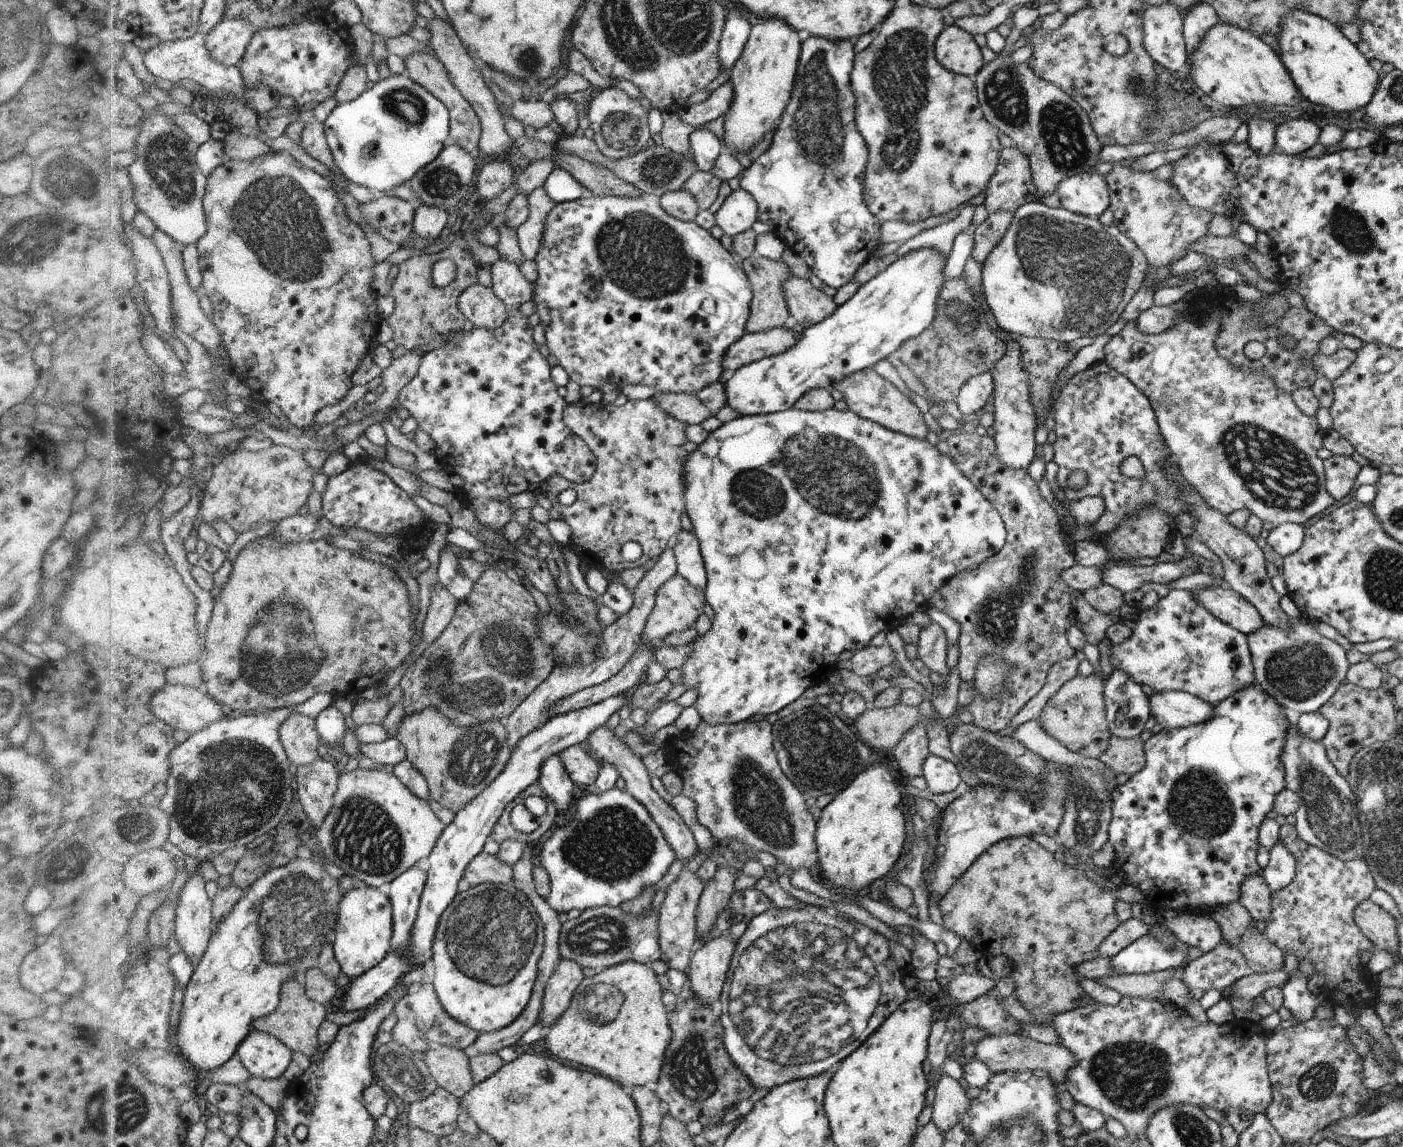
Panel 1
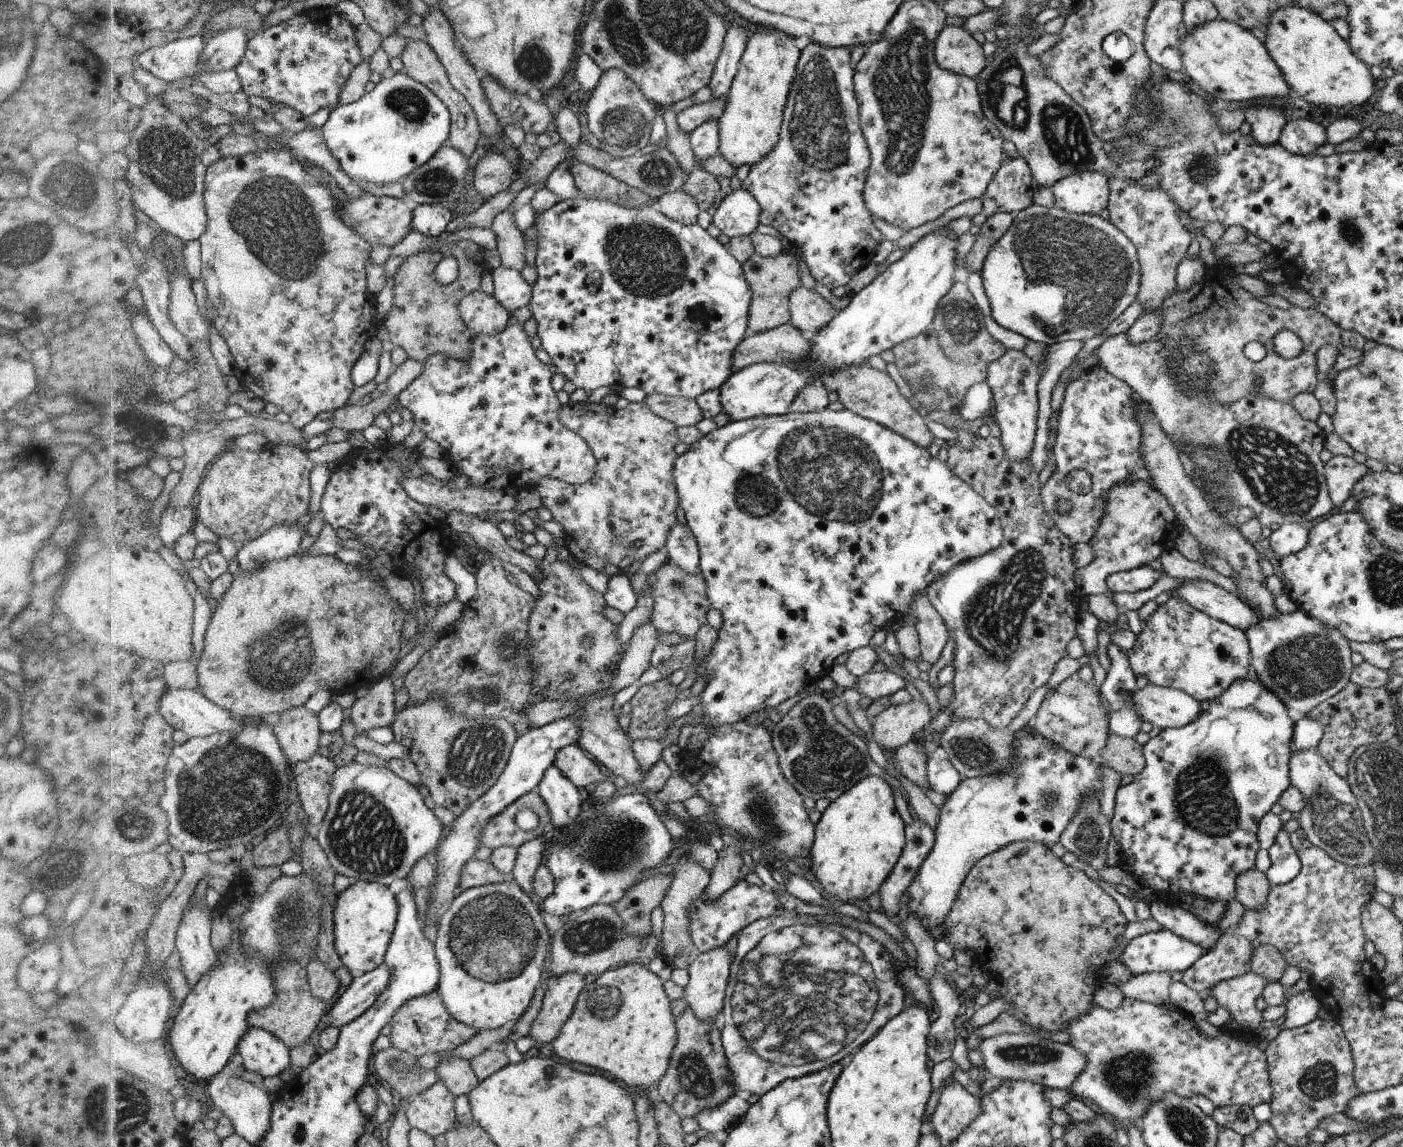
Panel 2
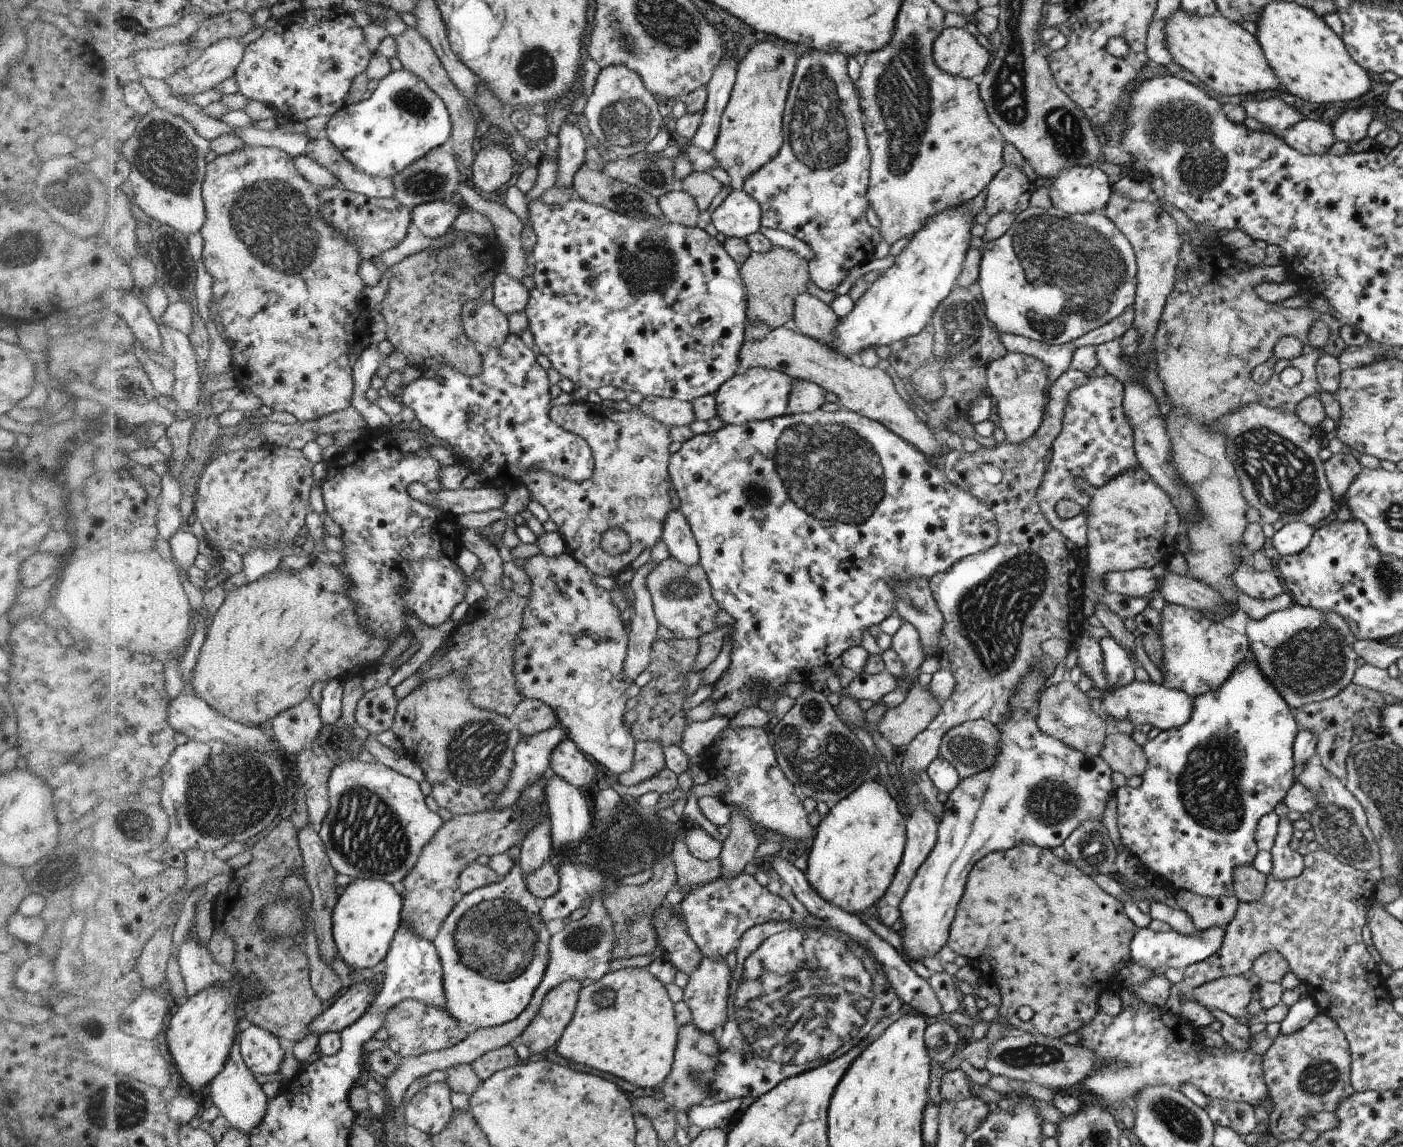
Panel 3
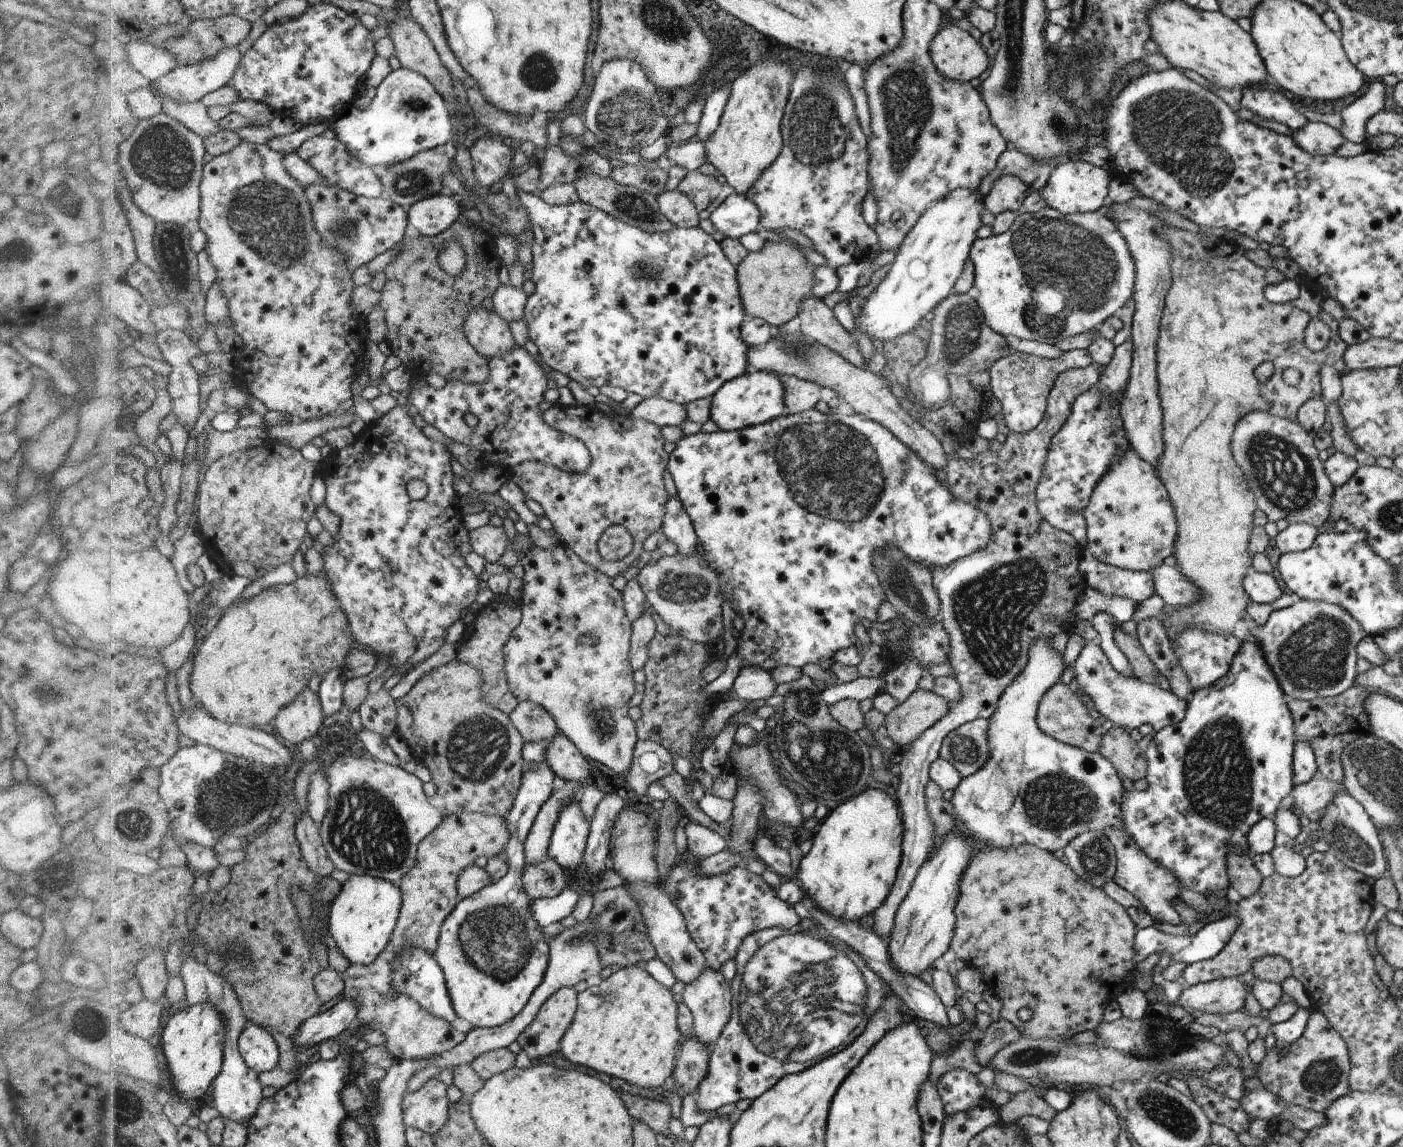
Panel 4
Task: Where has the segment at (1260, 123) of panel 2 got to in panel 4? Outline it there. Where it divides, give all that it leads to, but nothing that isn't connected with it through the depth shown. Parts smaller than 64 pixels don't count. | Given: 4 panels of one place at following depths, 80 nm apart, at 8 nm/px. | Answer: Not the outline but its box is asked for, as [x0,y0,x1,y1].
[1241,86,1308,131]

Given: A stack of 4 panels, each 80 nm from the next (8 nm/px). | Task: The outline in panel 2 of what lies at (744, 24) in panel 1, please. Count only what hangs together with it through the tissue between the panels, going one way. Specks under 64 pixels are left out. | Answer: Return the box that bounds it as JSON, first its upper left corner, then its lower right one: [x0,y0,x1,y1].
[709,26,747,99]

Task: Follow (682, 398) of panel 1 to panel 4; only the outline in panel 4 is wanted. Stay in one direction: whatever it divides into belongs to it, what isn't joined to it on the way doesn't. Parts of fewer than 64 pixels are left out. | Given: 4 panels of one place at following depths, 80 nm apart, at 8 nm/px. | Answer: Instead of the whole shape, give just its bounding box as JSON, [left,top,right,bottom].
[631,397,688,426]

